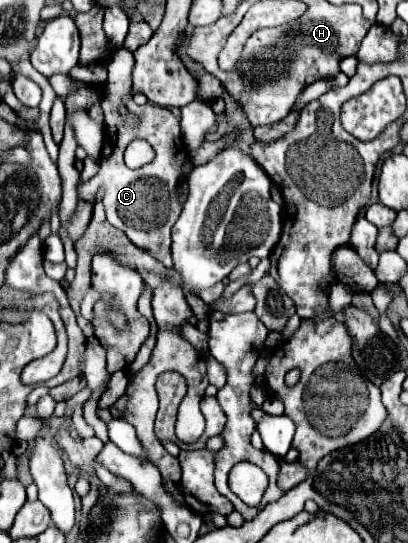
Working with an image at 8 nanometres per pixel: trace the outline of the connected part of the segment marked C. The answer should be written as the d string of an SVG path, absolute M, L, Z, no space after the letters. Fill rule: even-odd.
M120 47L110 63L108 69L108 81L106 81L106 101L102 103L104 117L106 117L106 135L108 141L100 155L100 171L86 183L80 185L80 189L104 189L102 203L106 207L108 221L122 229L128 239L138 245L140 249L146 249L152 257L156 257L164 267L172 267L172 251L170 251L170 229L176 223L182 207L176 201L176 189L180 183L180 169L188 157L188 149L180 135L180 121L174 117L166 107L158 107L154 103L147 102L144 107L138 105L130 97L132 86L132 67L134 57L128 49ZM124 103L128 113L136 117L138 121L126 121L118 115L118 105ZM132 139L146 139L156 157L152 163L140 167L140 169L128 169L124 165L124 149Z

